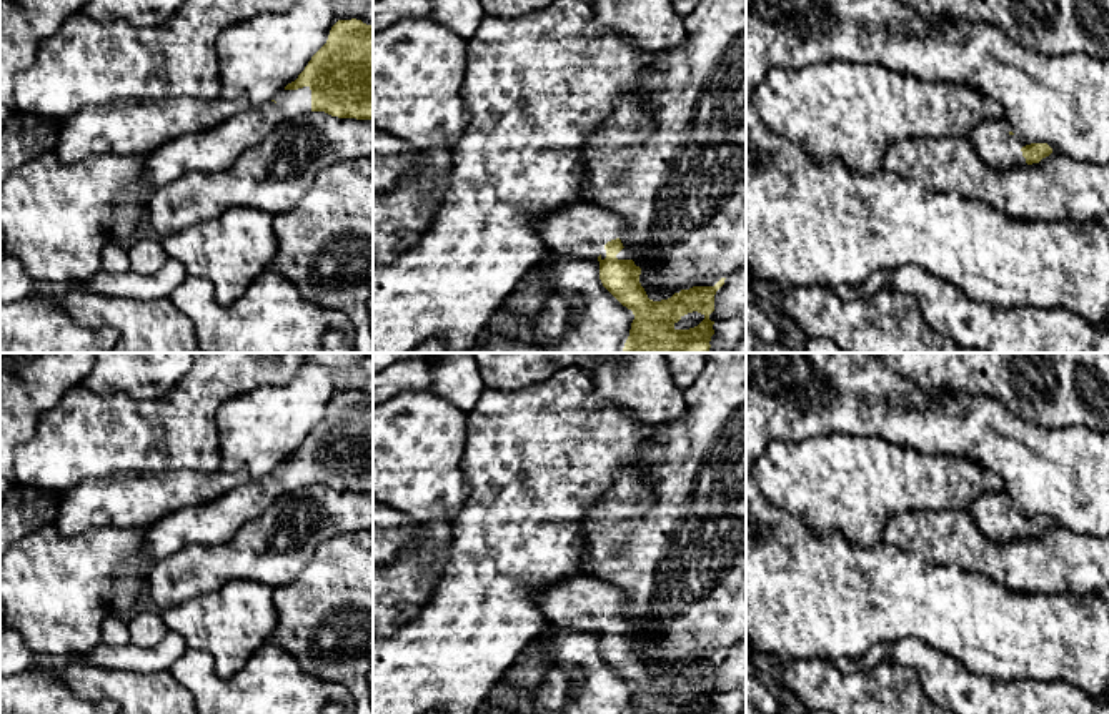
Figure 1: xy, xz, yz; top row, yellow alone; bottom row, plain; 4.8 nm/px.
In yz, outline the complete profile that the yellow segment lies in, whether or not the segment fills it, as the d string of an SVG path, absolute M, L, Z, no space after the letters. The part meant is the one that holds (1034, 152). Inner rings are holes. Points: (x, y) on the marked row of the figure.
M991 117L974 128L971 143L984 161L1002 170L1039 163L1052 153L1047 143L1031 143L1017 148L1012 135L1006 118Z

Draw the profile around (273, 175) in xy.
M308 112L278 125L256 145L246 148L225 170L190 171L155 188L148 205L148 221L155 238L165 238L211 221L230 208L255 208L271 216L296 208L313 186L316 175L336 163L373 155L373 120L338 118L325 112Z

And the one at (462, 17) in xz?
M431 0L431 20L468 42L486 17L481 0Z

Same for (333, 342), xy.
M326 331L323 336L325 353L355 353L346 340L338 331Z

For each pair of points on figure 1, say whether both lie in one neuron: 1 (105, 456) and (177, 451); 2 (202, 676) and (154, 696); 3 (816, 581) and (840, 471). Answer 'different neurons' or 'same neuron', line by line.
1: same neuron
2: different neurons
3: different neurons

